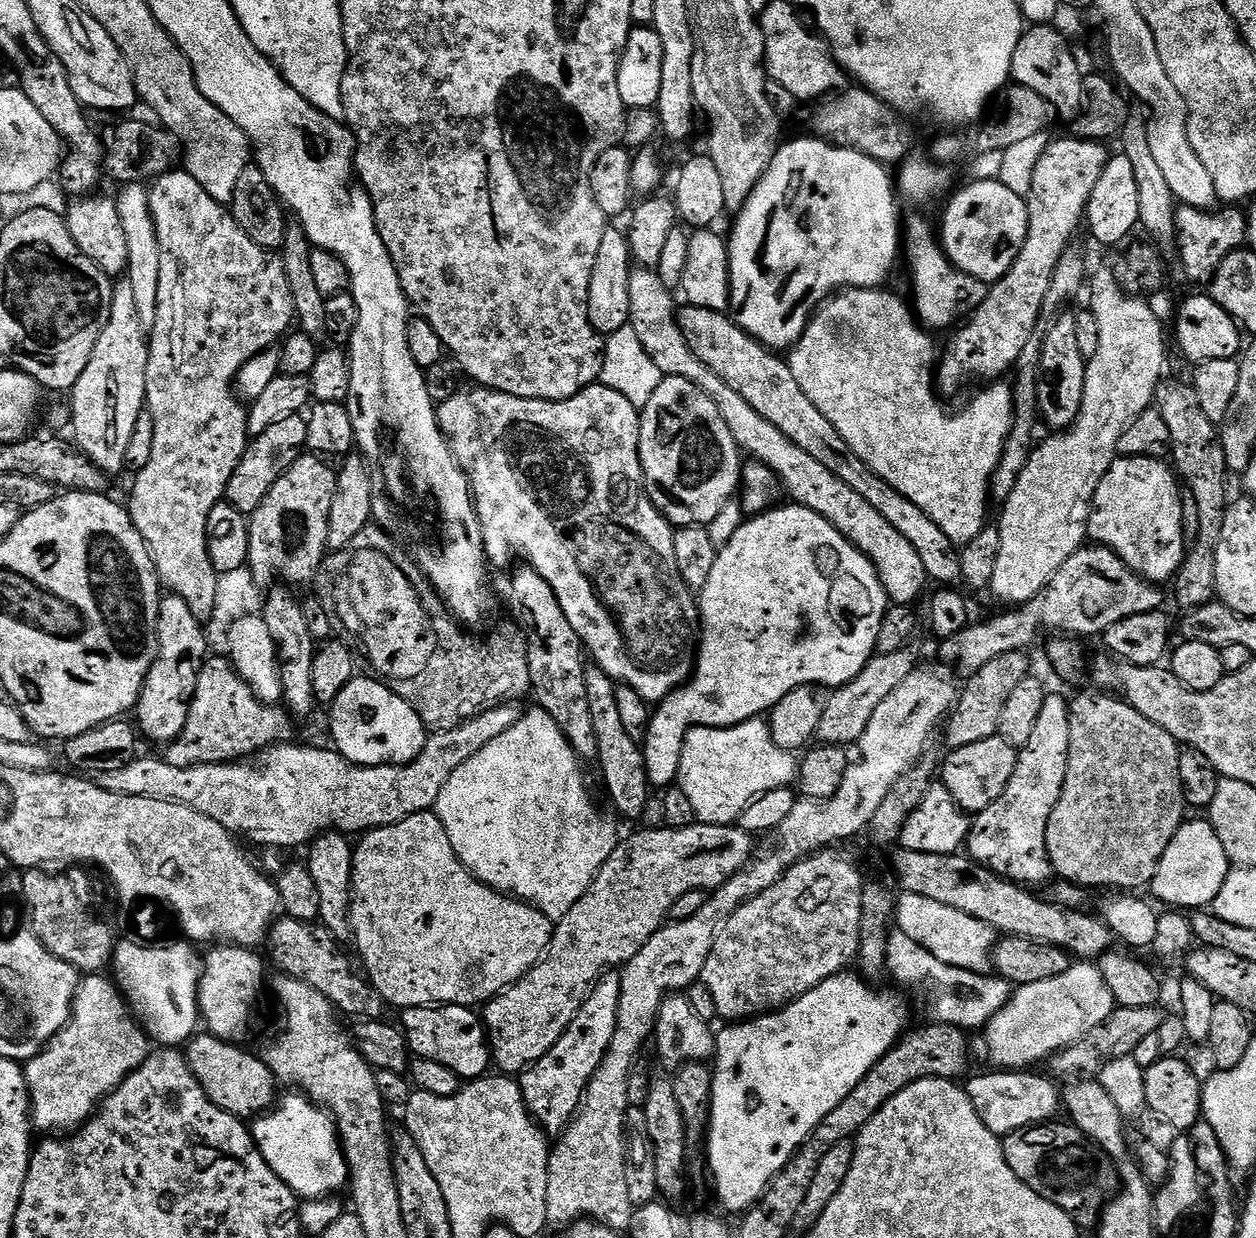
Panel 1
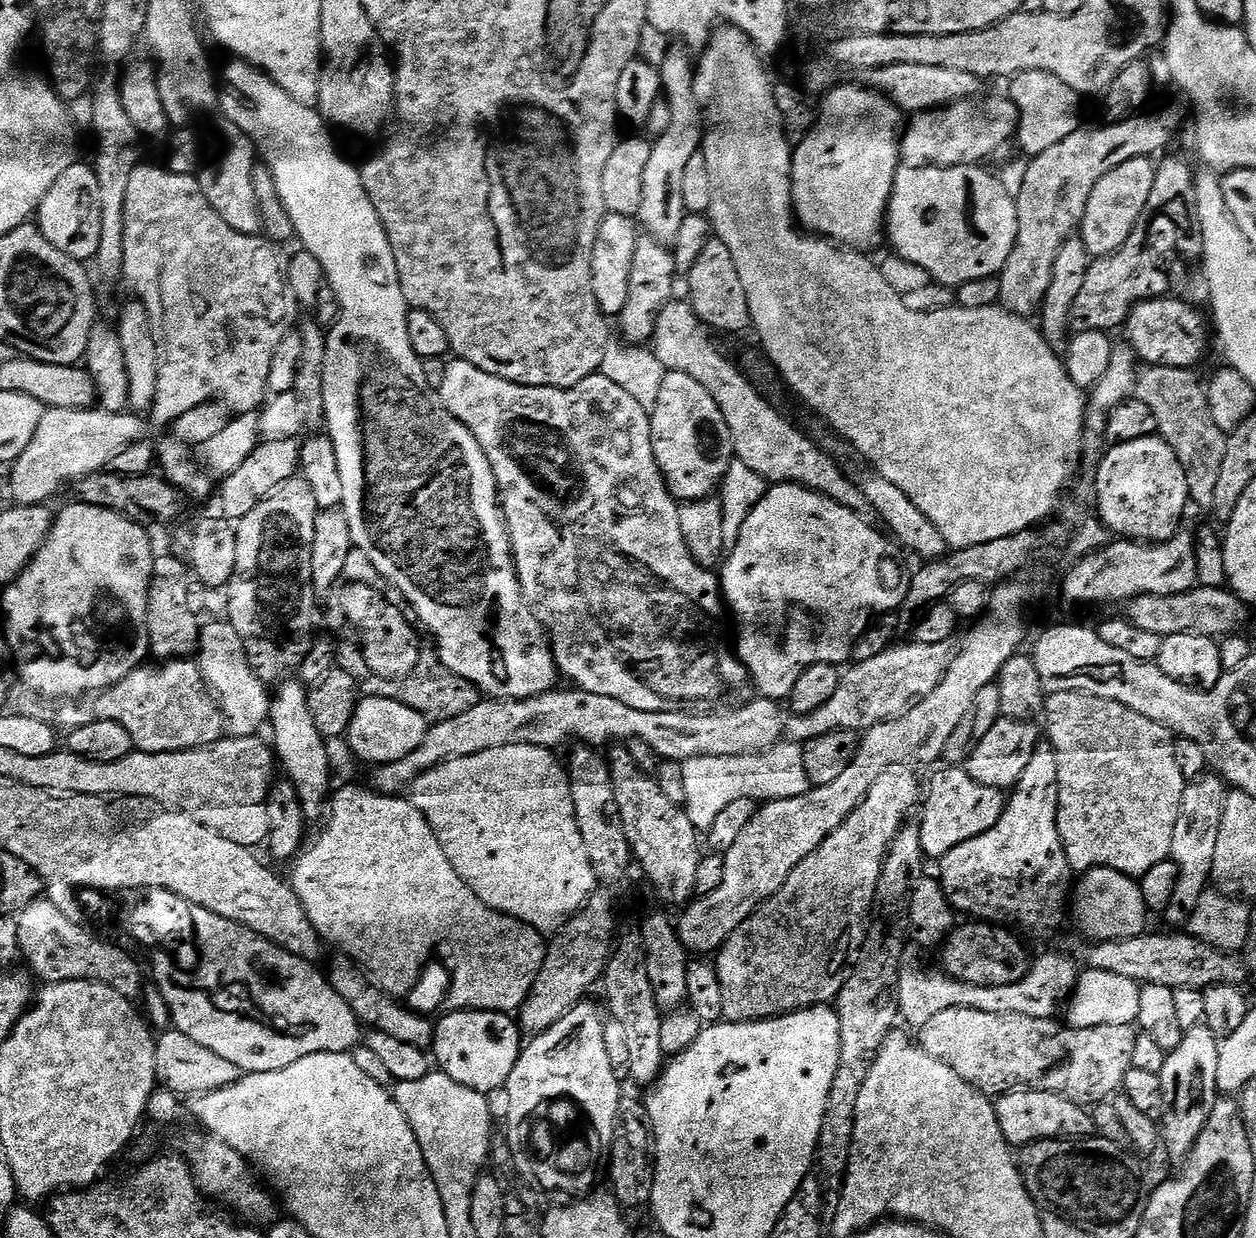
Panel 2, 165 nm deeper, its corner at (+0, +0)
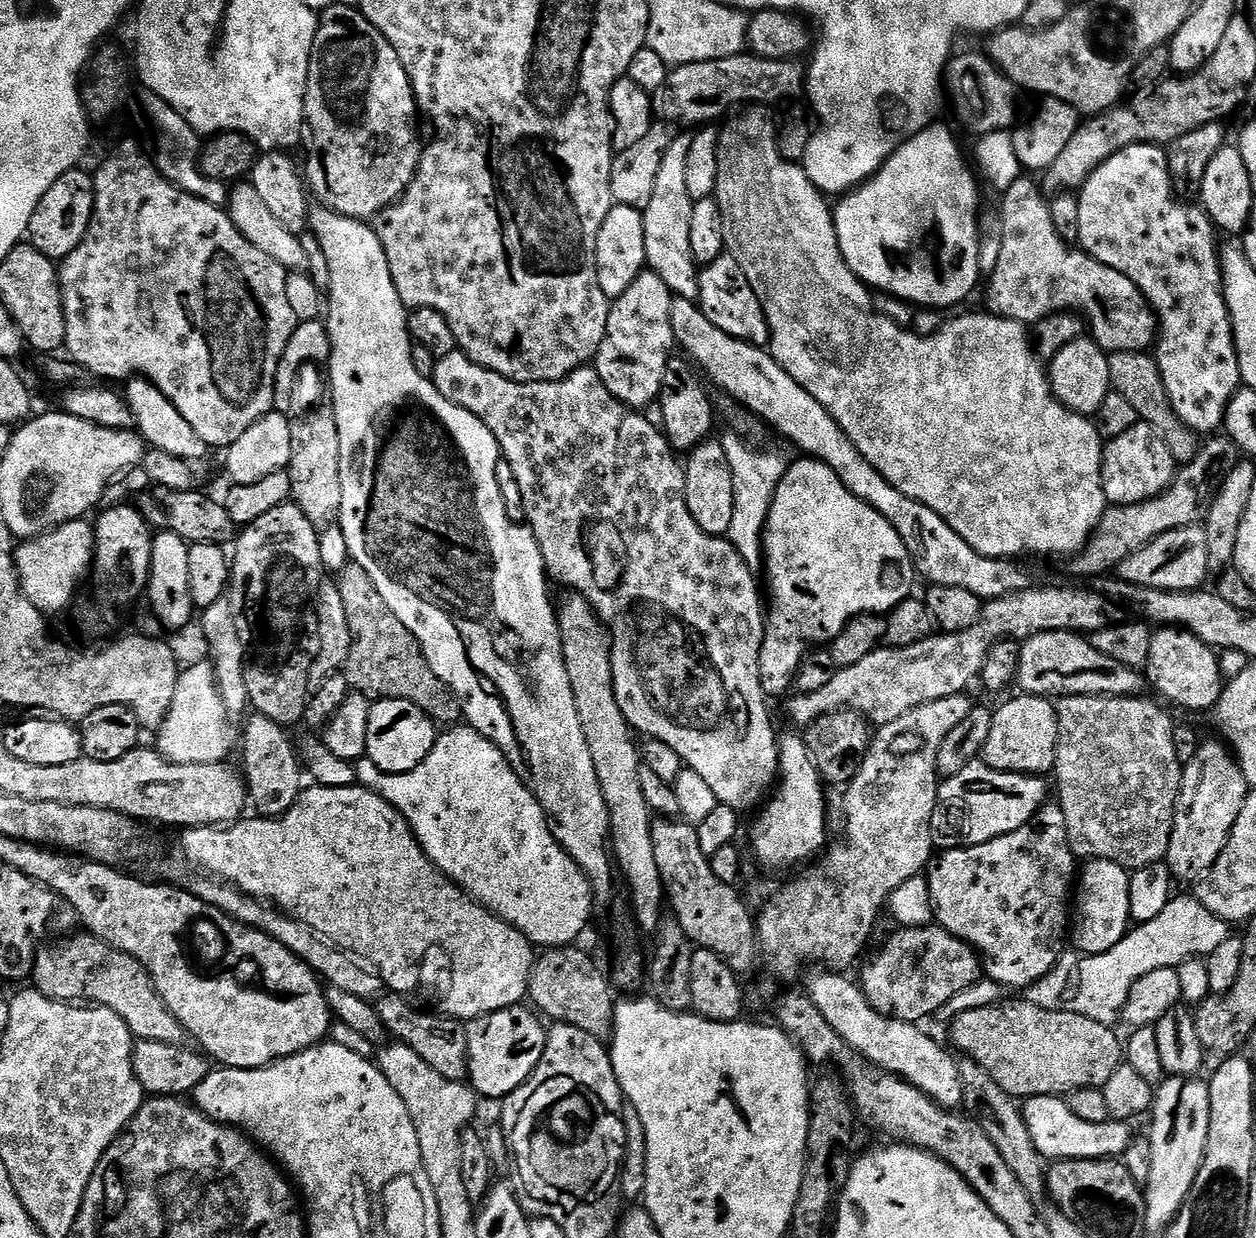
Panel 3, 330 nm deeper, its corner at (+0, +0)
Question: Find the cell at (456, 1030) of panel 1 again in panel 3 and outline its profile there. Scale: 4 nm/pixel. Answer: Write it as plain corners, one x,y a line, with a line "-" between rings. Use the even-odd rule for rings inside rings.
524,1007
498,1010
467,1021
468,1080
477,1097
484,1099
485,1096
488,1100
500,1101
511,1097
513,1092
517,1092
532,1077
538,1062
542,1062
548,1041
548,1028
531,1007

